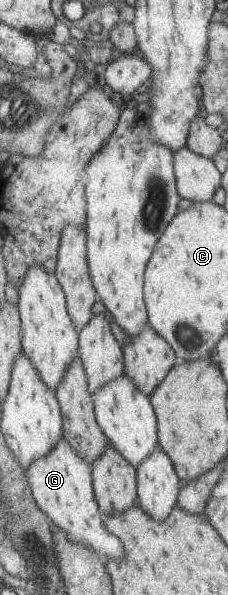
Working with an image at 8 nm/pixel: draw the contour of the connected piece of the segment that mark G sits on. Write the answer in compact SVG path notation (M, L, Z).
M66 436L60 438L54 450L32 462L27 472L34 498L55 529L62 528L74 544L90 546L104 557L117 558L124 554L123 541L108 530L104 514L100 512L93 484L93 465L78 454Z

